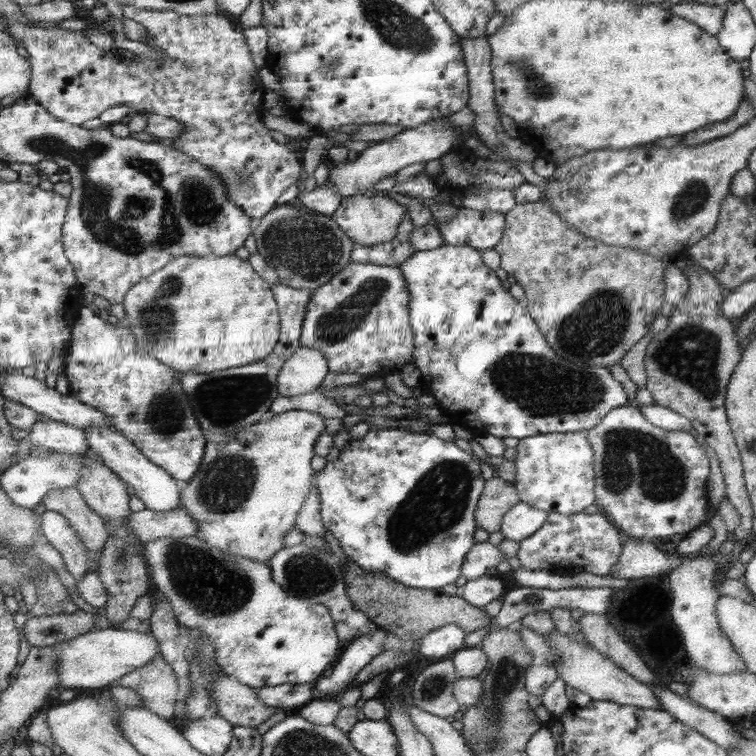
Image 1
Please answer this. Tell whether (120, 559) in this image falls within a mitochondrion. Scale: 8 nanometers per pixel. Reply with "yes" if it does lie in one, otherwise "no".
yes

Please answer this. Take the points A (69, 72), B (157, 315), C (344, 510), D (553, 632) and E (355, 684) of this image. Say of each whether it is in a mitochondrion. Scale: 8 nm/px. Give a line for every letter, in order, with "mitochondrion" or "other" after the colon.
A: other
B: mitochondrion
C: other
D: other
E: other

